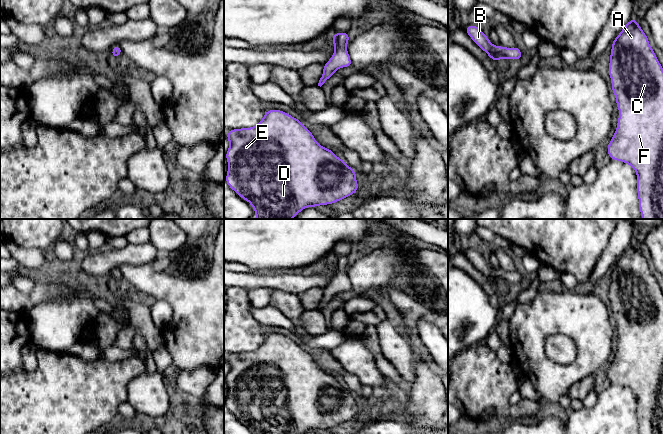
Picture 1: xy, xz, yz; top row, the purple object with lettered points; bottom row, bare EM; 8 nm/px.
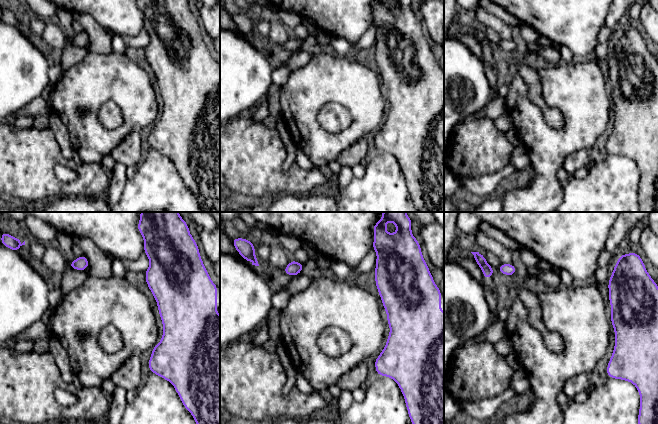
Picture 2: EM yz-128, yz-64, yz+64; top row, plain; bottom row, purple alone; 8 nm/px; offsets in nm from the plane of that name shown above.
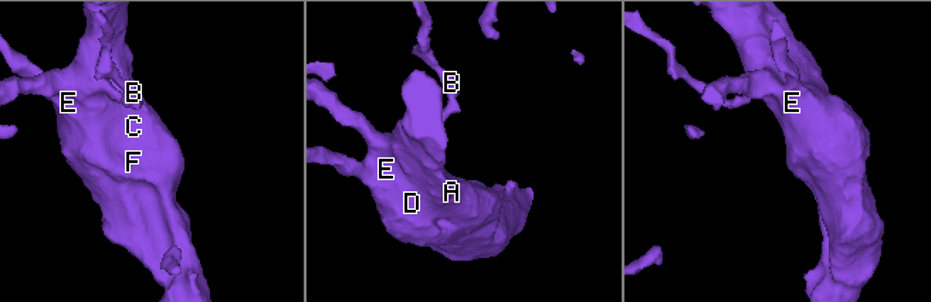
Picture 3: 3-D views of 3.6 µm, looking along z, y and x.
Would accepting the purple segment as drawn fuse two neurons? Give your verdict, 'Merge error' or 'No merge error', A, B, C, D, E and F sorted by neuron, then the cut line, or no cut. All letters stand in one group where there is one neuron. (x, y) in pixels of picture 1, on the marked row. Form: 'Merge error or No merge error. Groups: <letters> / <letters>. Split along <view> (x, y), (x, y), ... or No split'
No merge error. Groups: A B C D E F. No split

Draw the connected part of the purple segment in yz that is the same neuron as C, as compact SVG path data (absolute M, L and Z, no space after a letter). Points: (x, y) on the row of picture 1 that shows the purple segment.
M633 17L612 42L608 67L612 93L619 109L617 128L607 153L611 160L629 164L637 174L639 210L643 219L663 219L663 68L648 37Z

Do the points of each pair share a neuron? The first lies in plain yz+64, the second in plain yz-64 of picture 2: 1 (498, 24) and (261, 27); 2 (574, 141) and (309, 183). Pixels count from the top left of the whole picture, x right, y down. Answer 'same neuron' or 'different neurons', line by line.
1: different neurons
2: different neurons

